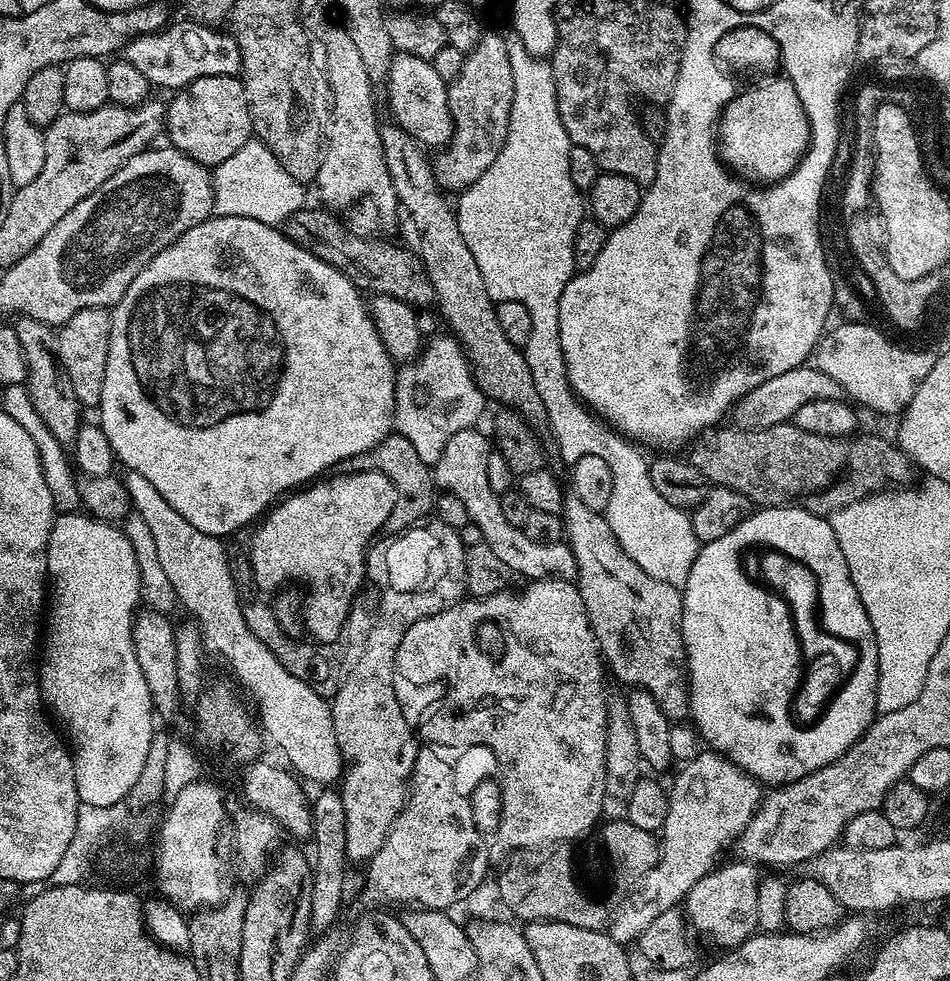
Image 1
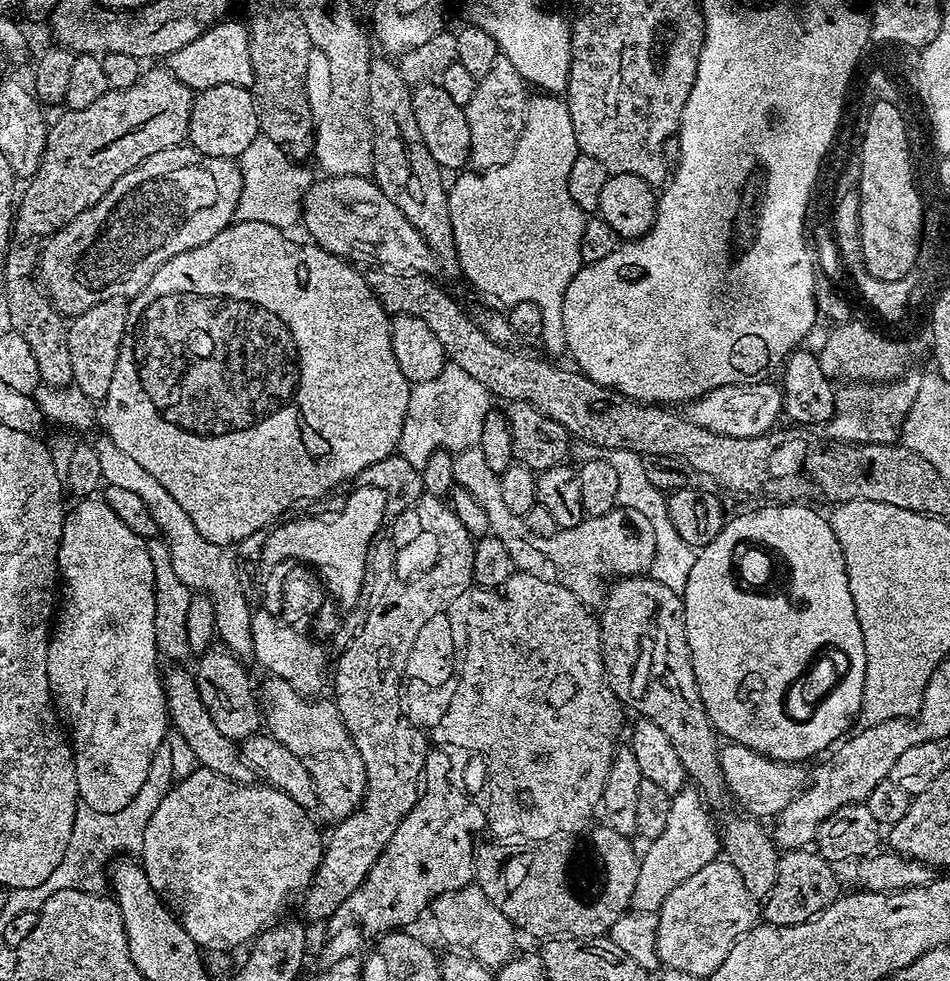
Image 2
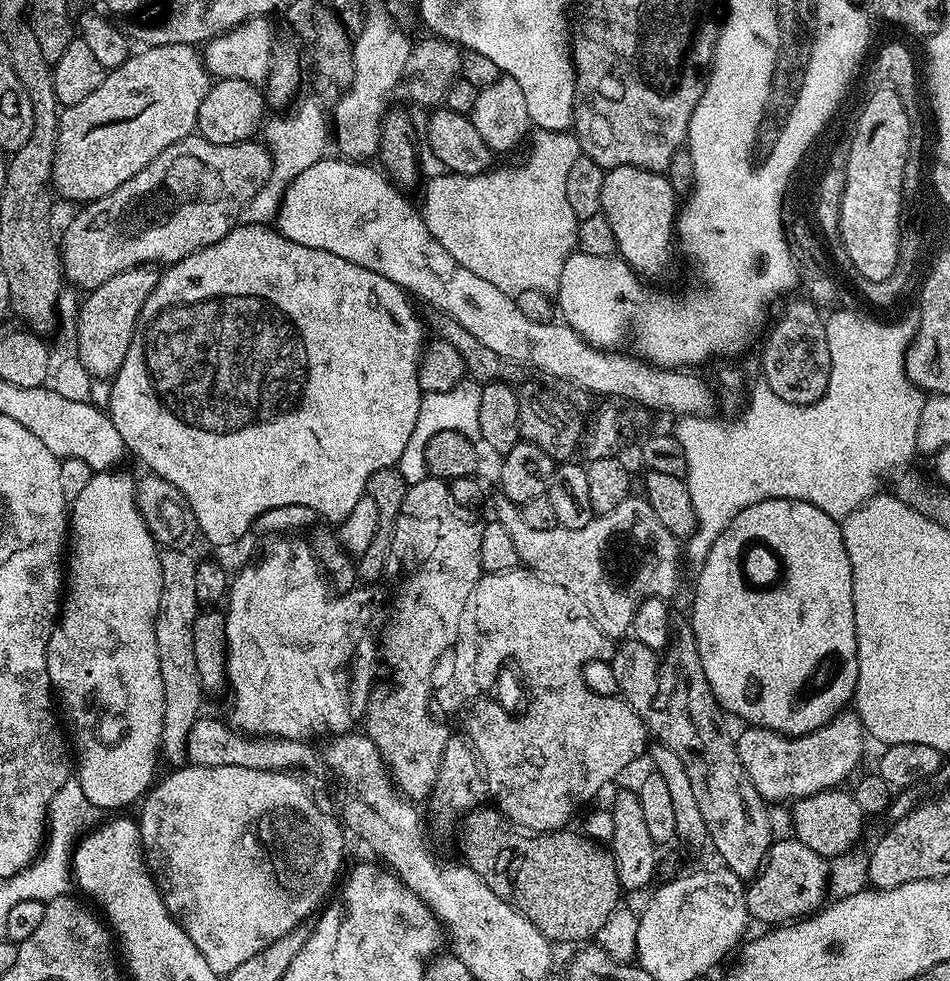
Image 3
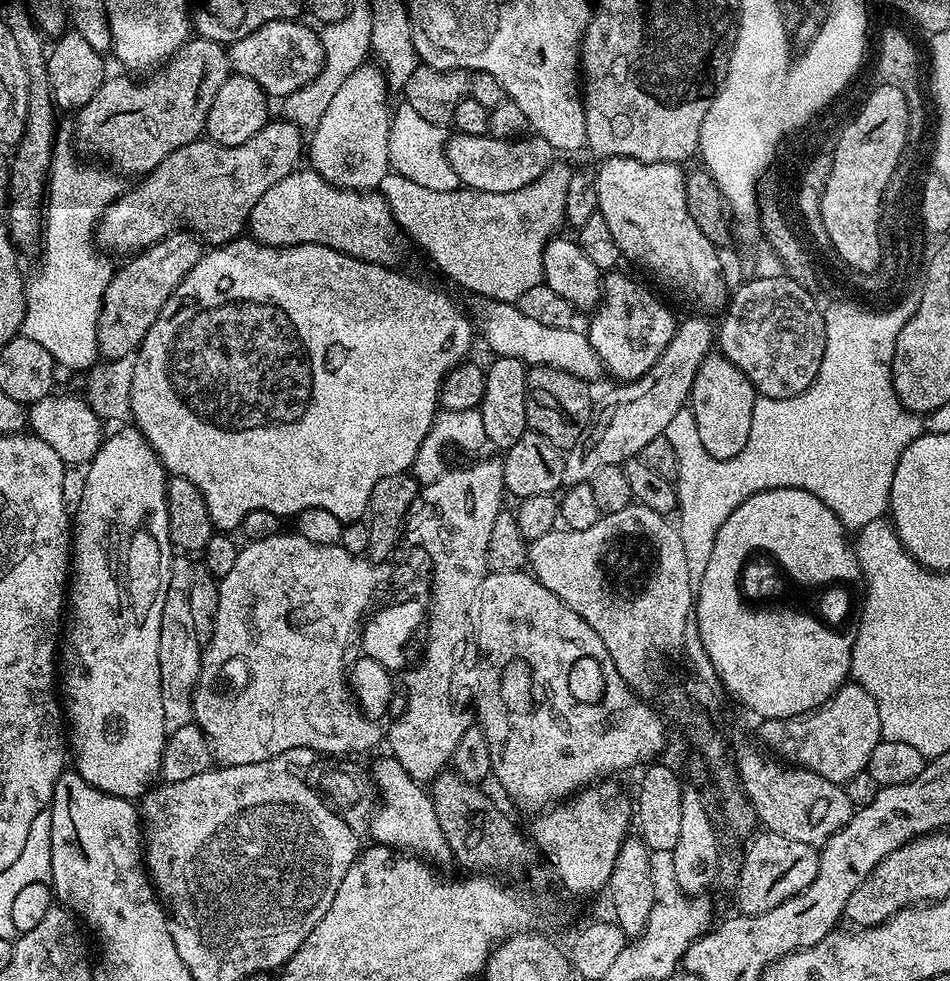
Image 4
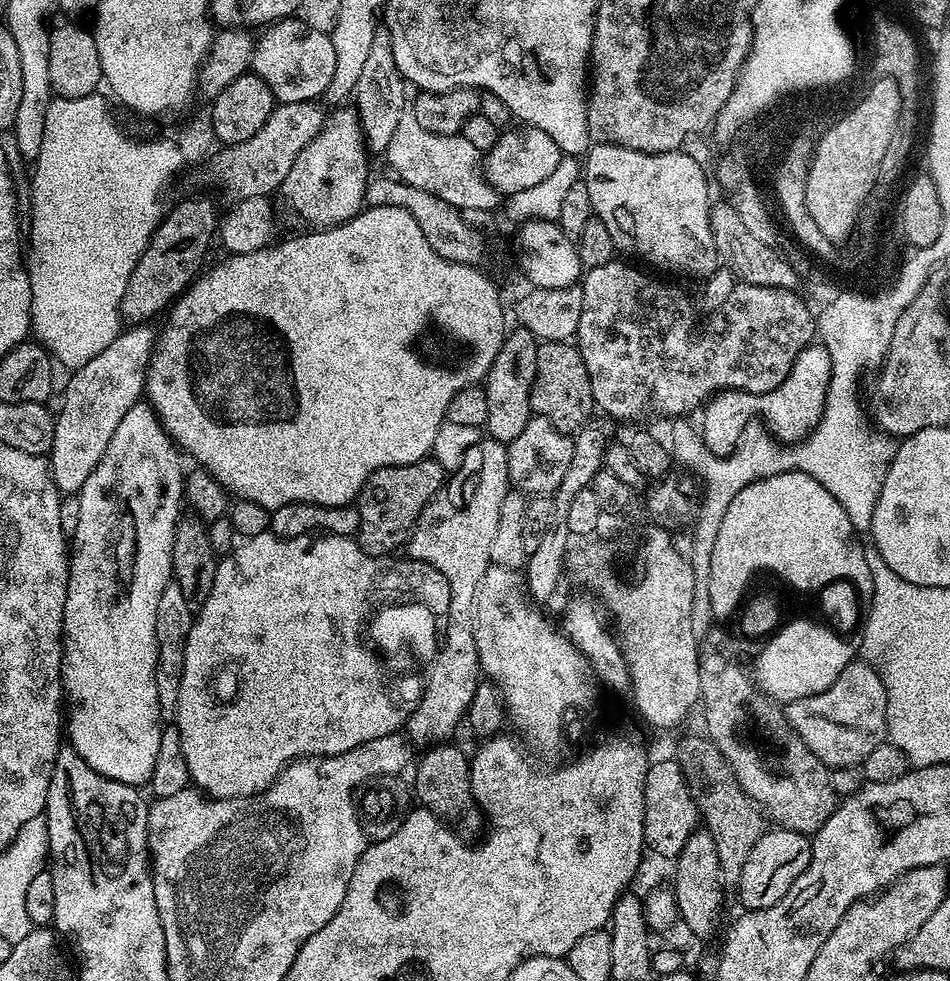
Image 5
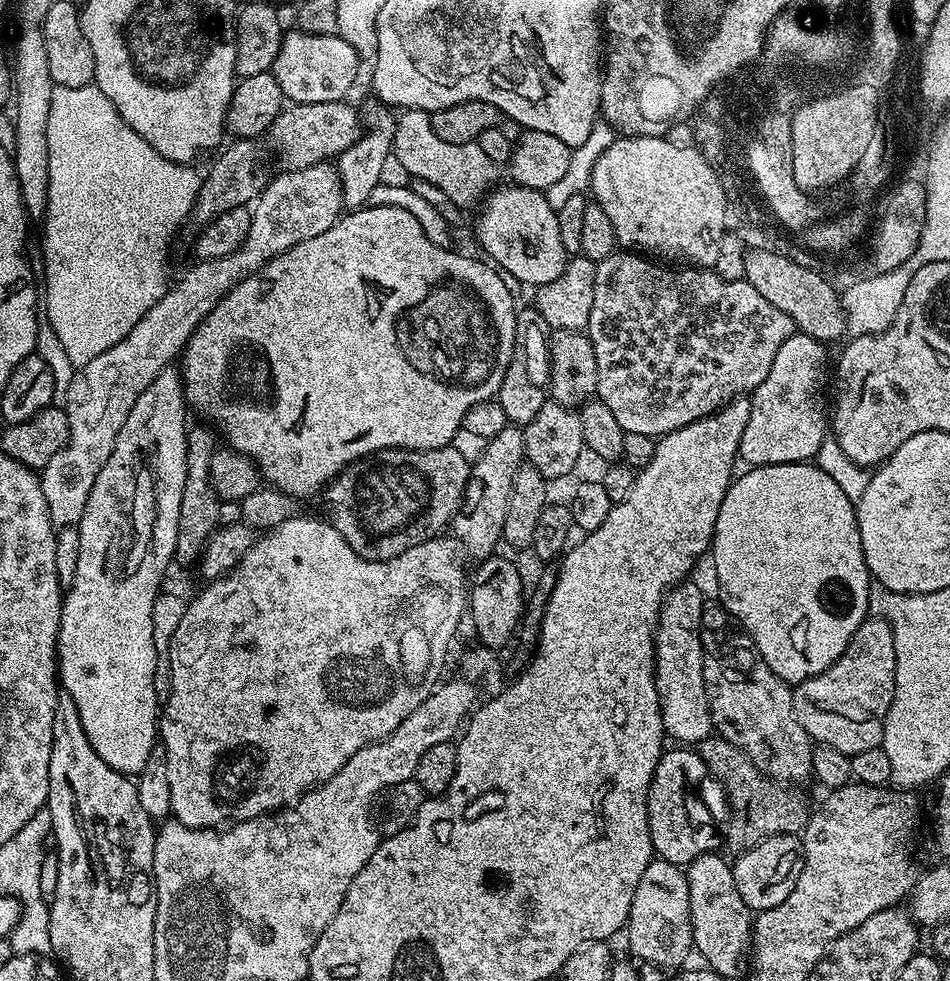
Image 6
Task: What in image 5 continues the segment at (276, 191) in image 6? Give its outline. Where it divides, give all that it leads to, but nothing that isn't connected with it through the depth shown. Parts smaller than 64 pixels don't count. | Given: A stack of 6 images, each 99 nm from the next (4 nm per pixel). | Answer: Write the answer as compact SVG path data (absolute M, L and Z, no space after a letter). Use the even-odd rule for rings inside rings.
M351 107L340 108L333 116L331 113L331 115L325 119L324 129L304 147L302 154L298 154L298 158L294 158L294 166L290 166L290 174L286 174L286 178L280 184L278 189L279 195L284 195L285 202L288 203L289 206L308 223L308 226L311 226L313 229L334 228L337 224L344 224L357 216L365 207L364 195L366 194L366 186L370 179L370 173L368 173L368 159L370 159L370 153L364 143L364 131L360 128L359 118L356 117L355 111L353 111ZM148 322L125 327L102 354L94 354L86 366L73 371L62 394L60 413L57 411L54 416L56 425L50 453L52 477L60 493L79 493L102 454L106 454L106 446L110 446L118 422L126 418L126 410L141 403L146 392L148 364L158 344L157 329L152 327Z

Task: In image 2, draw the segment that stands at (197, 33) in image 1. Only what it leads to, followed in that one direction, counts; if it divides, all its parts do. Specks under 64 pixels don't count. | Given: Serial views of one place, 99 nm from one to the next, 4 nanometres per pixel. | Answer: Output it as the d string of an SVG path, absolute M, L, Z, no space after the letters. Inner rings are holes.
M225 18L220 23L207 28L194 42L187 43L180 50L174 50L166 57L166 67L180 82L197 93L207 88L233 84L251 89L254 82L254 66L250 58L250 38L247 23L240 24L233 18Z

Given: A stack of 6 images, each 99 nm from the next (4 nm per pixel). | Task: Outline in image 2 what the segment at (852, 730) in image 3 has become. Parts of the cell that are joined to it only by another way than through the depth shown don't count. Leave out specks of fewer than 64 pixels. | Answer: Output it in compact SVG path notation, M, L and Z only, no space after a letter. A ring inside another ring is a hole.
M725 743L720 749L719 762L727 791L733 792L740 800L748 800L746 812L753 818L779 816L806 786L806 768L803 763L775 760L741 744Z

